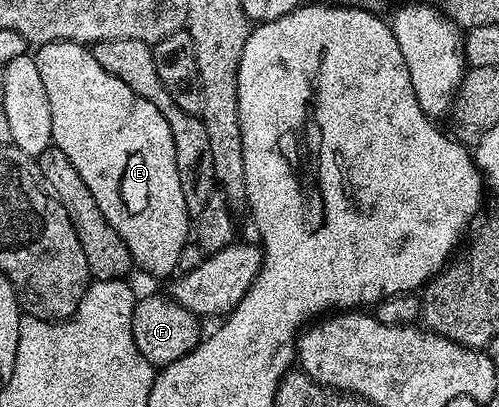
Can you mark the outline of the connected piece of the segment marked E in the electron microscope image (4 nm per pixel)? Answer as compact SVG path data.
M55 40L39 45L34 55L38 74L42 74L46 86L46 98L50 98L54 147L74 162L74 170L78 170L90 194L94 194L94 202L98 202L102 214L106 214L106 222L110 222L110 226L118 230L122 242L126 242L133 265L152 276L171 277L180 267L182 250L190 243L190 217L186 198L182 198L182 182L178 178L174 134L170 134L162 110L146 102L146 98L138 98L126 82L106 74L106 70L98 66L91 47L69 40Z

